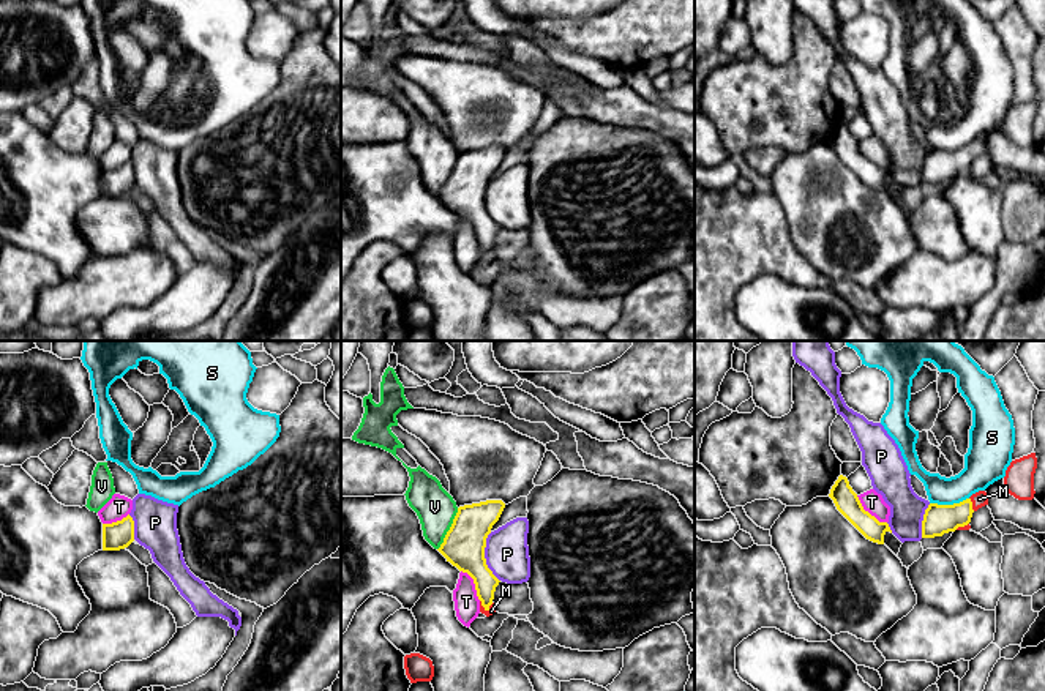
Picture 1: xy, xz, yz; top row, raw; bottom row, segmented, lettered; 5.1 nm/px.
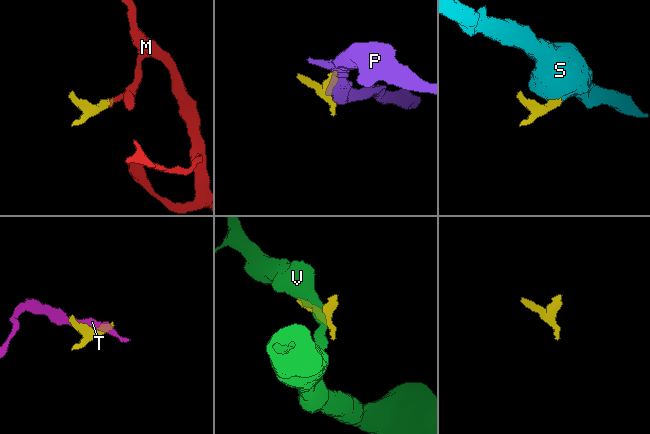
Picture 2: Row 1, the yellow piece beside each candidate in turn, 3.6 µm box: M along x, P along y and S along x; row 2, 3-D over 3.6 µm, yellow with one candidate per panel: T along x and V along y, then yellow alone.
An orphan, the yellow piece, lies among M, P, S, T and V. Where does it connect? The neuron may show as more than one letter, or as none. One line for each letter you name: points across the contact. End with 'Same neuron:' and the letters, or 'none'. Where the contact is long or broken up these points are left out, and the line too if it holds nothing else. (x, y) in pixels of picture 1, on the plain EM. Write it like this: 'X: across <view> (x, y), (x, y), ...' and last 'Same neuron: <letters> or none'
M: across yz (938, 166), (954, 164), (971, 150), (979, 145)
Same neuron: M

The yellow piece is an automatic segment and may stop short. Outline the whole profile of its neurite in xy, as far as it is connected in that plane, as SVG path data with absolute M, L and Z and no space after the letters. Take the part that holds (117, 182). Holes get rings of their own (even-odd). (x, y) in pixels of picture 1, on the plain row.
M128 161L122 167L103 170L103 197L120 197L134 188L134 167Z

